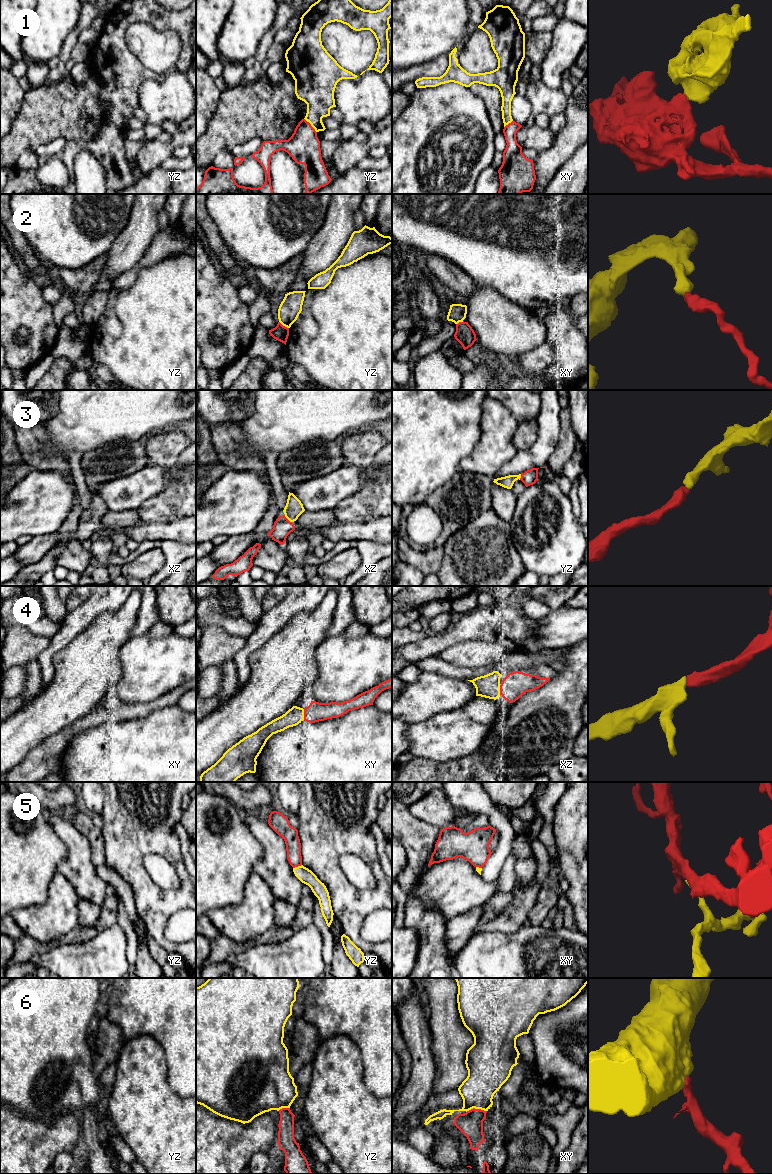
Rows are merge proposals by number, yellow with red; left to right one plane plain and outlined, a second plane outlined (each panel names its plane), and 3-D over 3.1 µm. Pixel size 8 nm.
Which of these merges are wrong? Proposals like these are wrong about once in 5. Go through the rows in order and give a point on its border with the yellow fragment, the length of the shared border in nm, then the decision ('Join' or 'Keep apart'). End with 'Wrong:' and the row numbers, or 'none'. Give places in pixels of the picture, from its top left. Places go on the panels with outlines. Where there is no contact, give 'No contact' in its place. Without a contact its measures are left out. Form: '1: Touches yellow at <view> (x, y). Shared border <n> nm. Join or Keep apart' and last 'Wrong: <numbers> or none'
1: Touches yellow at yz (311, 125). Shared border 160 nm. Keep apart
2: Touches yellow at yz (284, 325). Shared border 100 nm. Keep apart
3: Touches yellow at xz (288, 519). Shared border 80 nm. Join
4: Touches yellow at xy (303, 714). Shared border 90 nm. Join
5: Touches yellow at yz (298, 866). Shared border 80 nm. Join
6: Touches yellow at xy (476, 1108). Shared border 170 nm. Join
Wrong: 1, 2

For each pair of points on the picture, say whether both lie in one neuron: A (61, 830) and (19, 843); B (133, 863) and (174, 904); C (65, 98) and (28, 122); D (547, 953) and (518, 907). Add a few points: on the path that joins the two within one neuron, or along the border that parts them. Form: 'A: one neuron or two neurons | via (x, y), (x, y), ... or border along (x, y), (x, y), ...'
A: two neurons | border along (48, 821), (68, 852)
B: one neuron | via (136, 876), (161, 901)
C: one neuron | via (56, 107), (37, 122)
D: two neurons | border along (524, 924), (513, 932), (502, 933)

